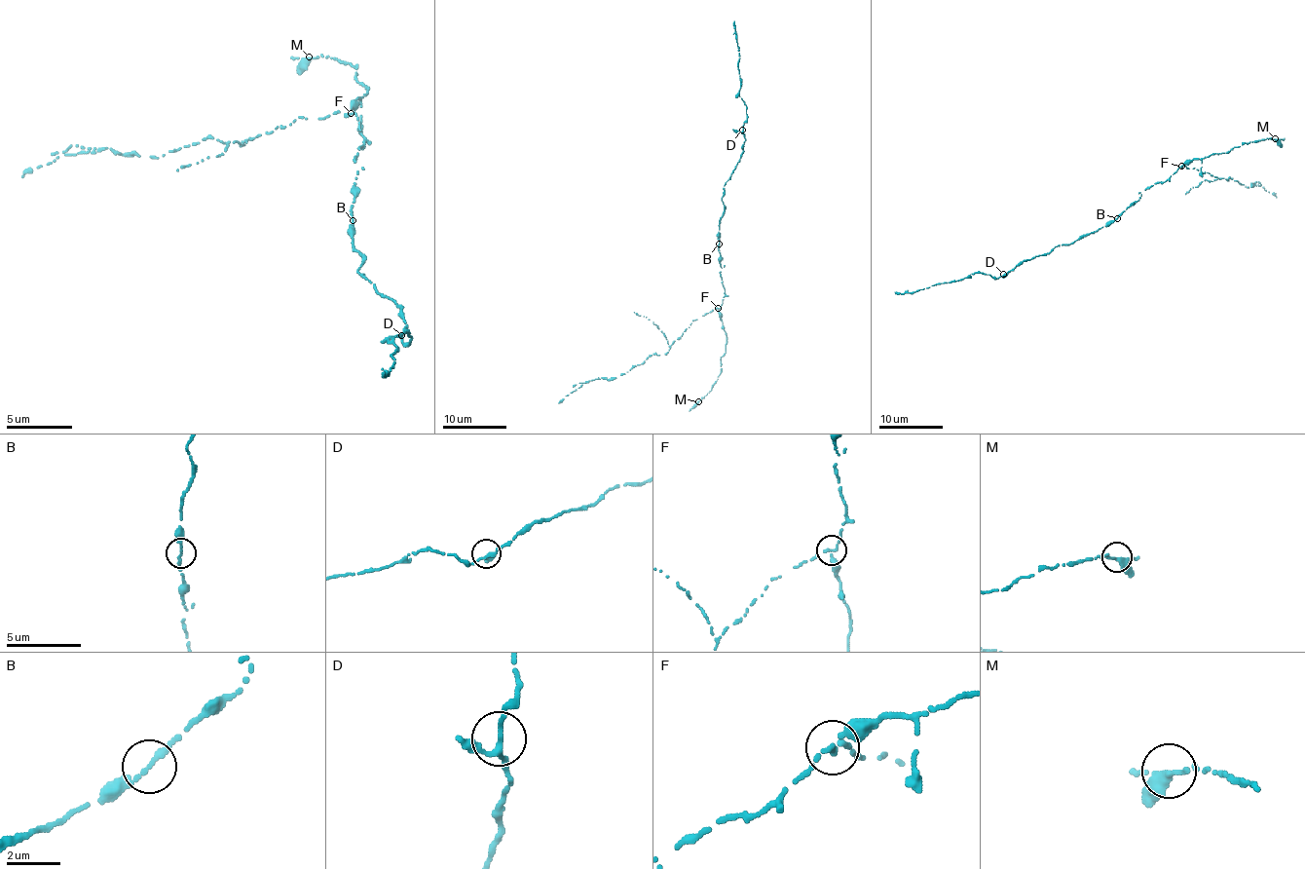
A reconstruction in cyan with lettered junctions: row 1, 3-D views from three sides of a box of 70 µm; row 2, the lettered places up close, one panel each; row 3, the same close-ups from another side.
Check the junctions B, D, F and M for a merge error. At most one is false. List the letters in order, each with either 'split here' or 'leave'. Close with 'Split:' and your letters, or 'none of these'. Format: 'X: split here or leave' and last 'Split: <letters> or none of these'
B: leave
D: leave
F: split here
M: leave
Split: F

